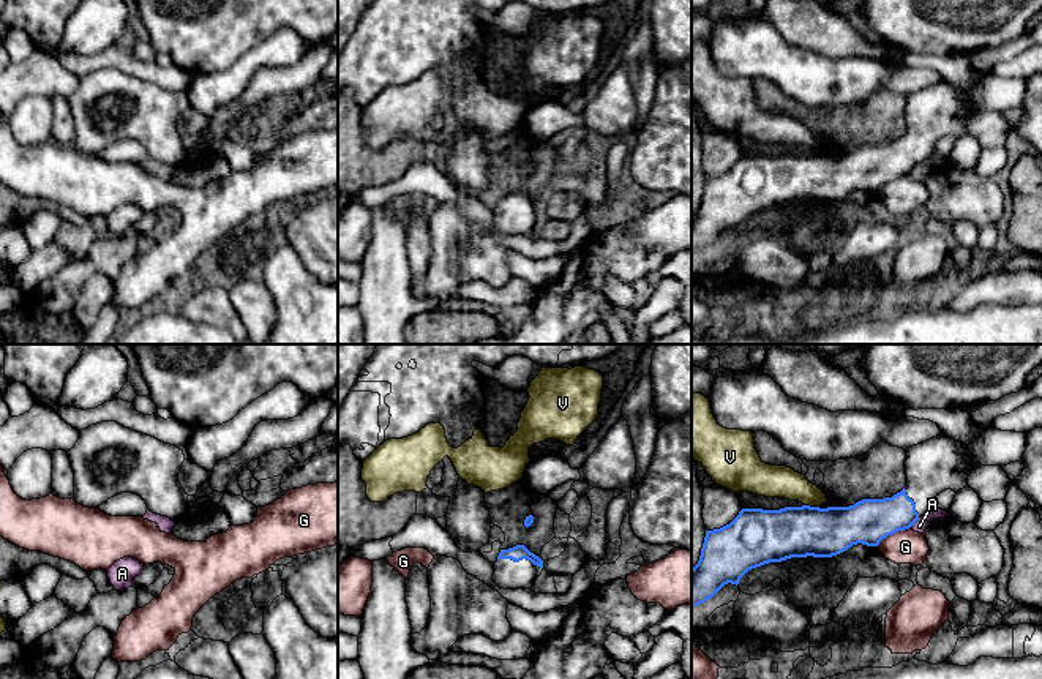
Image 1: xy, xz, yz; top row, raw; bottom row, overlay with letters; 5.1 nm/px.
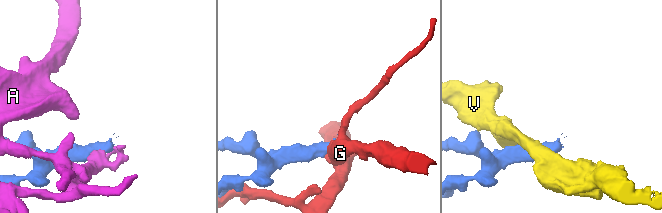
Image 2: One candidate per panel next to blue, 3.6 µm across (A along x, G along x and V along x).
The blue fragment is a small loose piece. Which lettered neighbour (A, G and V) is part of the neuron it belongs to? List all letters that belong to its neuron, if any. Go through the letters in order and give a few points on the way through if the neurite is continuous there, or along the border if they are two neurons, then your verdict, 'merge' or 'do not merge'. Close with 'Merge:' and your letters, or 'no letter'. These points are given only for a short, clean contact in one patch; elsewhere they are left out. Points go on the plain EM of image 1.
A: do not merge
G: do not merge
V: along yz (804, 150), (818, 153) | do not merge
Merge: no letter

